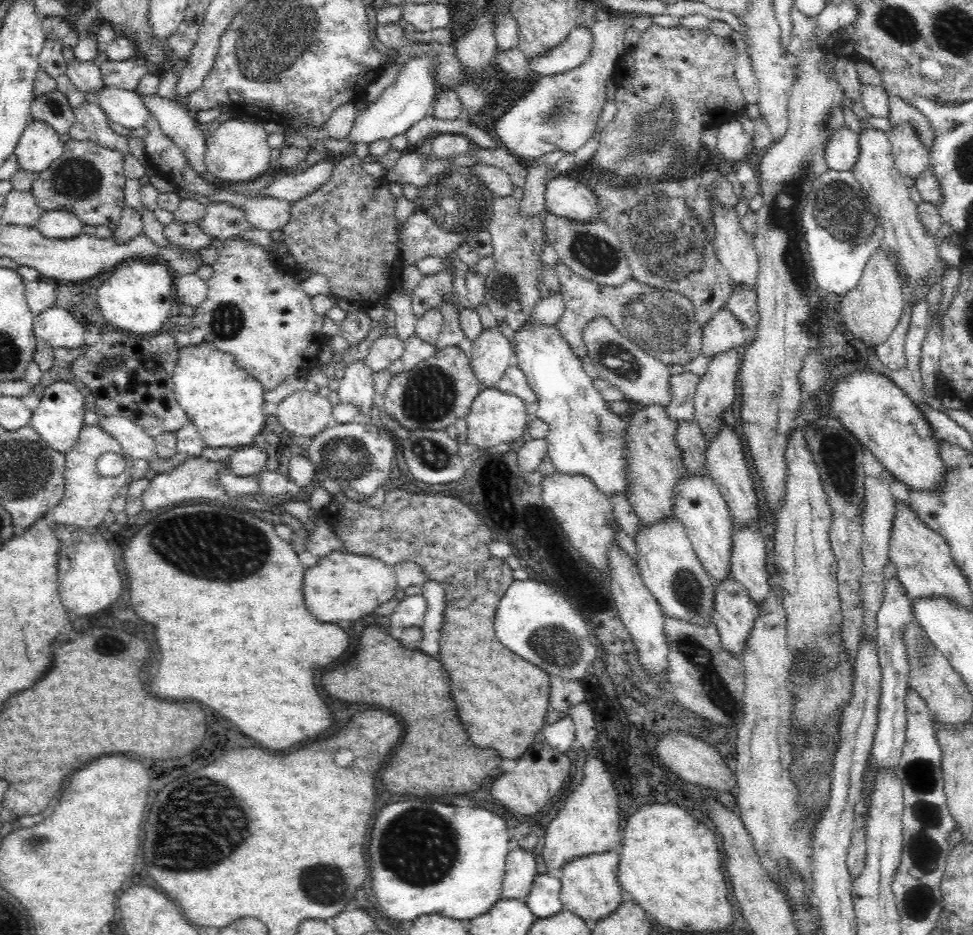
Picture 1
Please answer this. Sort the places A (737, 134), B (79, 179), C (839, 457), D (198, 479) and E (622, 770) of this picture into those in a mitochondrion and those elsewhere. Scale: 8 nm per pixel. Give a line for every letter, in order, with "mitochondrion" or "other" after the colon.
A: other
B: mitochondrion
C: mitochondrion
D: other
E: other

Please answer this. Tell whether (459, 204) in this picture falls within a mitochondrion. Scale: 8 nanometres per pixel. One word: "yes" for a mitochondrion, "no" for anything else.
yes

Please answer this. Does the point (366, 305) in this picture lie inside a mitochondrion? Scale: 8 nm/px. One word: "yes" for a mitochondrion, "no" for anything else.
no

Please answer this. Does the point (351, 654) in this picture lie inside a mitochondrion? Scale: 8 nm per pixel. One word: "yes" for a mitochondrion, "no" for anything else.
no

